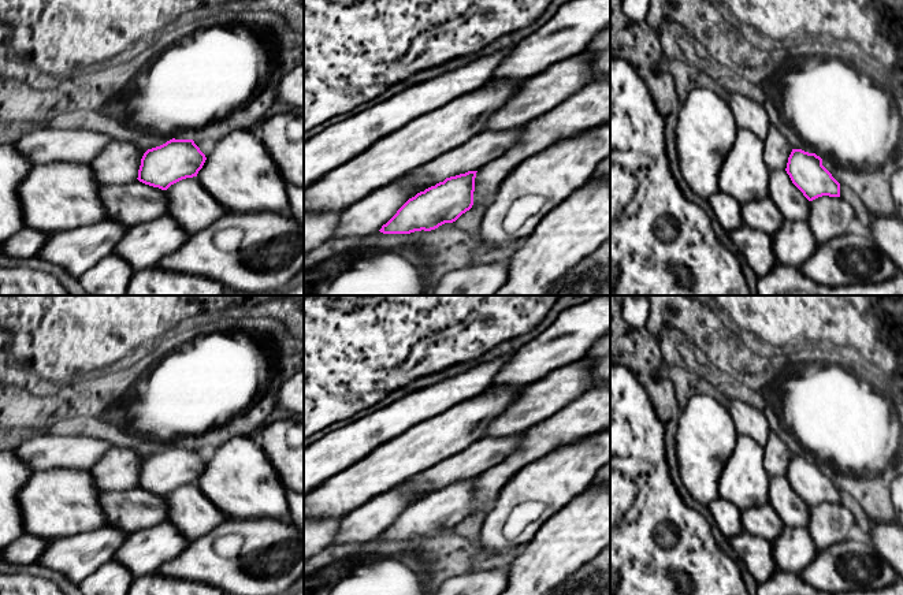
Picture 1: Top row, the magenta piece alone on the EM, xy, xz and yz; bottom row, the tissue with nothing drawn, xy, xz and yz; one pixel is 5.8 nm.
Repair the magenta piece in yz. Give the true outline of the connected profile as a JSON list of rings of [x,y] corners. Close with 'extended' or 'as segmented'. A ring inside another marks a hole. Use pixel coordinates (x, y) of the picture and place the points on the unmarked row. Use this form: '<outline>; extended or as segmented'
[[[792,455],[785,477],[809,507],[822,502],[840,503],[840,490],[822,472],[822,465],[815,460]]]; as segmented

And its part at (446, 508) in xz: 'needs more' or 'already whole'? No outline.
already whole

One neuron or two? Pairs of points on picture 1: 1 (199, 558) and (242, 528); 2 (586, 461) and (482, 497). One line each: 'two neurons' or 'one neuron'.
1: one neuron
2: two neurons

